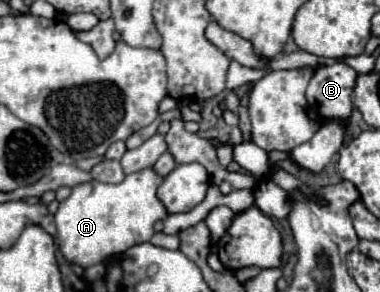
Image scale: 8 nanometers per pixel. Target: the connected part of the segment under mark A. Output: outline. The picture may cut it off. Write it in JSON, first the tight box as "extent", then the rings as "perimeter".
{"extent":[54,168,168,268],"perimeter":[[[144,168],[142,172],[128,174],[120,184],[90,180],[74,186],[72,194],[60,202],[54,214],[56,244],[66,262],[88,268],[112,254],[122,254],[134,244],[148,242],[154,236],[154,224],[168,216],[164,204],[156,196],[160,184],[162,176],[154,172],[154,168]]]}

